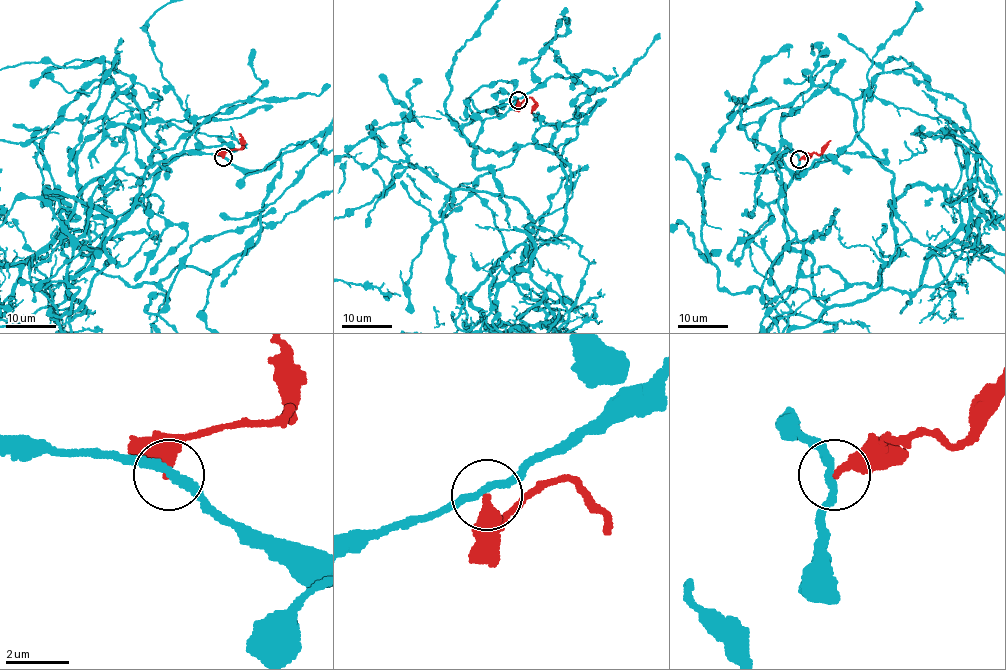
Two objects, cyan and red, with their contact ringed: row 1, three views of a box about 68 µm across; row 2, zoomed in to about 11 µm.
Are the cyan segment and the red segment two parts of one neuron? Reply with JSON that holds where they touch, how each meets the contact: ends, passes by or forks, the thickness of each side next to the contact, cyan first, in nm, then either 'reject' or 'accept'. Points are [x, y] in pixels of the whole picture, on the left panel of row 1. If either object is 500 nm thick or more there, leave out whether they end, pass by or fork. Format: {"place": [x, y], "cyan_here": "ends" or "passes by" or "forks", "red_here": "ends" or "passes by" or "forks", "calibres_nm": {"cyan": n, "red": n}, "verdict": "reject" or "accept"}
{"place": [223, 157], "cyan_here": "passes by", "red_here": "ends", "calibres_nm": {"cyan": 240, "red": 320}, "verdict": "reject"}

